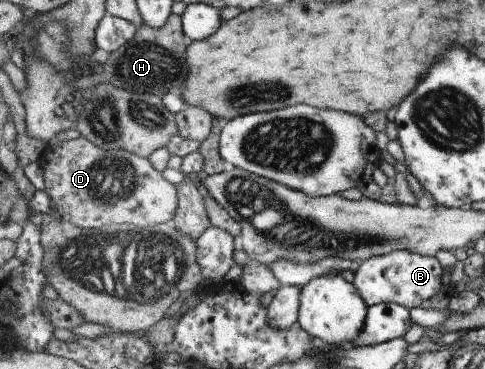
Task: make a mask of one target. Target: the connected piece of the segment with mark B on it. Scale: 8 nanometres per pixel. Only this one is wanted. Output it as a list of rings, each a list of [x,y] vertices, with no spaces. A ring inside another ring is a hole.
[[[398,250],[368,258],[354,273],[353,283],[369,306],[395,302],[410,310],[418,308],[422,301],[434,297],[442,289],[442,270],[442,263],[435,256]]]

